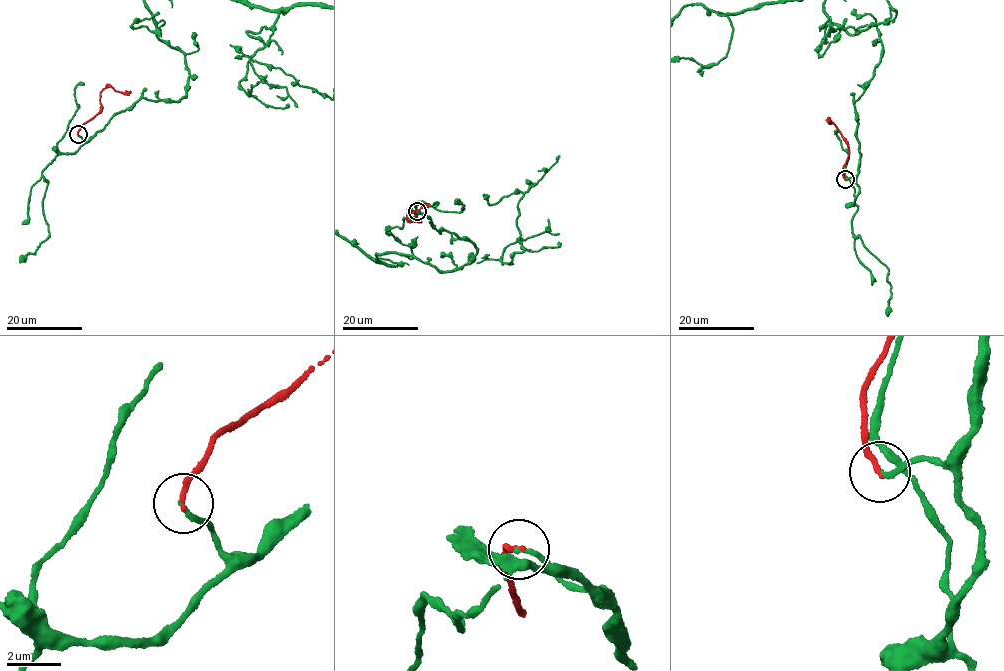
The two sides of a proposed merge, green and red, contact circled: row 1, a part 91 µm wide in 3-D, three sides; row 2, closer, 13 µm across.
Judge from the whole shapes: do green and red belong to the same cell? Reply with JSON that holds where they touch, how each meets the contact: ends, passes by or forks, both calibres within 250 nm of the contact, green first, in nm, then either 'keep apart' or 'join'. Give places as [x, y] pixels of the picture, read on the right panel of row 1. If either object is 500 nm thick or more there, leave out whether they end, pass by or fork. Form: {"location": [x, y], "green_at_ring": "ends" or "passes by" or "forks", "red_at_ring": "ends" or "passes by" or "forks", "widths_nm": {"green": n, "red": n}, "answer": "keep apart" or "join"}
{"location": [845, 179], "green_at_ring": "ends", "red_at_ring": "ends", "widths_nm": {"green": 160, "red": 200}, "answer": "join"}

